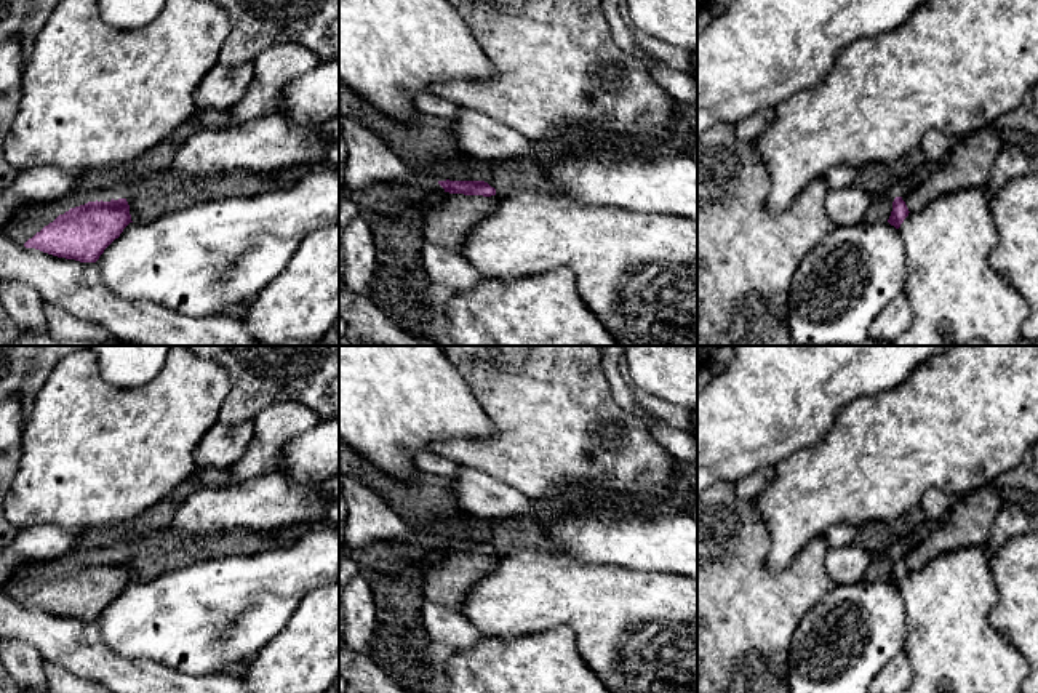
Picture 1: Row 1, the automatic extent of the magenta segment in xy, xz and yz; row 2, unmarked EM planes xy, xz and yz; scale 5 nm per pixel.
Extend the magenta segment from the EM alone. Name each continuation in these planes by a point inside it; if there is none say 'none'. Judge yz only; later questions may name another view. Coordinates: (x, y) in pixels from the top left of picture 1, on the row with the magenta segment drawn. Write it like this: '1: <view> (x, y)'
1: yz (968, 167)

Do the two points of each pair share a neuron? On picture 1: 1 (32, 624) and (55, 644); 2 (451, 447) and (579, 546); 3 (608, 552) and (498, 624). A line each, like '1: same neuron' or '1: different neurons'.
1: same neuron
2: different neurons
3: different neurons

